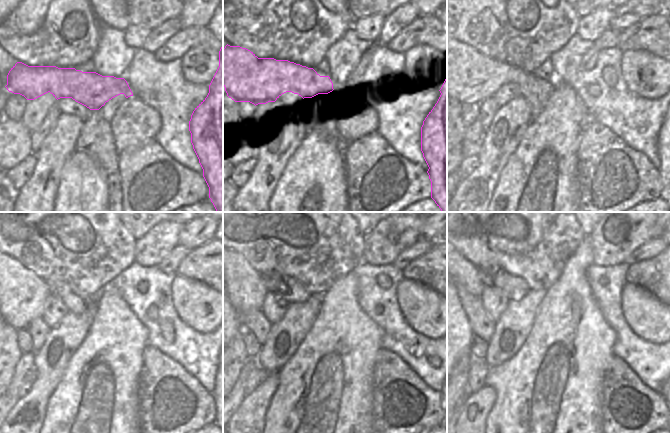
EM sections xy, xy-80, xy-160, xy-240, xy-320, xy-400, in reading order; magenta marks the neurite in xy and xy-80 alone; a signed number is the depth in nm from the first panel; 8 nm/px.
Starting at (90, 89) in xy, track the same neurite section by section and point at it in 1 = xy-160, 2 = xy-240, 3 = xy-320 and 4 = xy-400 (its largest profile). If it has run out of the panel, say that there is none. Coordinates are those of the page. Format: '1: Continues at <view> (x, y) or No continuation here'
1: Continues at xy-160 (467, 75)
2: Continues at xy-240 (19, 295)
3: Continues at xy-320 (243, 285)
4: Continues at xy-400 (467, 274).

